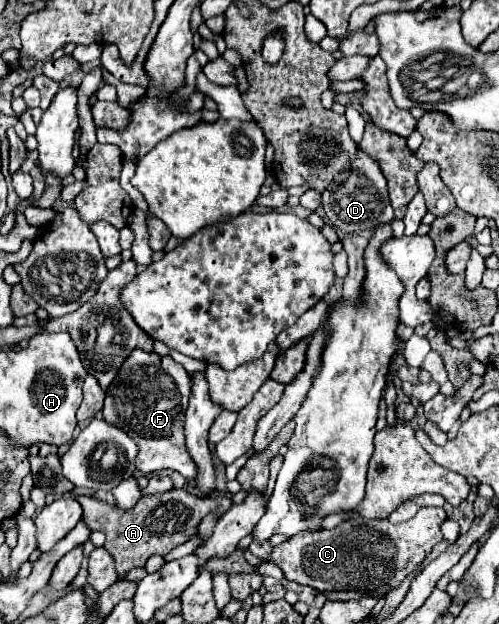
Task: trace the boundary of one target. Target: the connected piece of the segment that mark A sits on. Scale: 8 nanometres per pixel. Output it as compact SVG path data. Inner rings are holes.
M172 488L164 494L142 496L132 510L124 510L124 512L116 506L110 506L106 502L86 498L86 496L80 496L78 502L84 510L84 518L86 518L86 524L90 526L90 530L100 530L100 532L106 534L104 548L114 558L118 580L124 580L132 568L144 568L144 564L150 556L154 556L154 554L164 556L172 548L190 540L194 536L190 532L198 532L198 526L200 526L202 518L208 516L206 514L206 504L210 500L198 498L184 488L180 488L180 490ZM186 524L196 526L196 528L192 530Z

